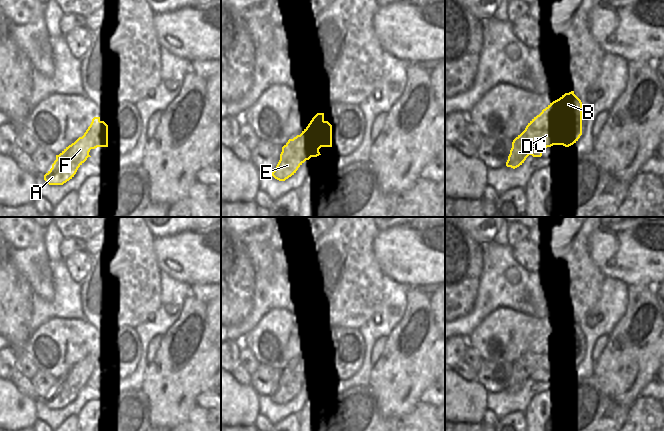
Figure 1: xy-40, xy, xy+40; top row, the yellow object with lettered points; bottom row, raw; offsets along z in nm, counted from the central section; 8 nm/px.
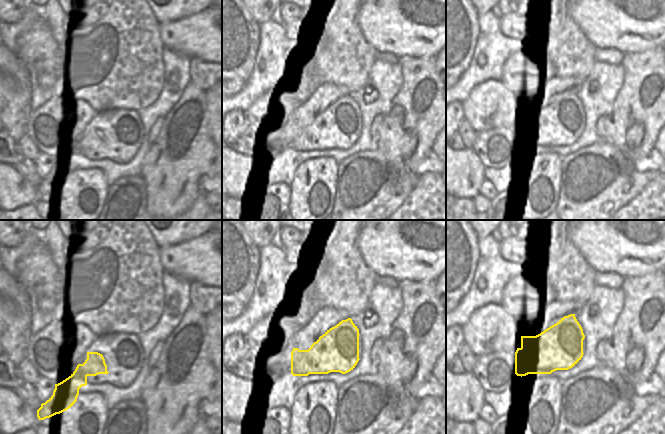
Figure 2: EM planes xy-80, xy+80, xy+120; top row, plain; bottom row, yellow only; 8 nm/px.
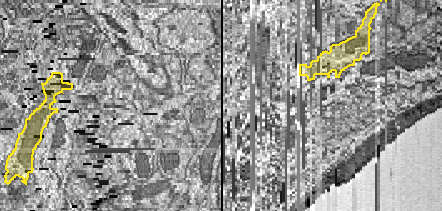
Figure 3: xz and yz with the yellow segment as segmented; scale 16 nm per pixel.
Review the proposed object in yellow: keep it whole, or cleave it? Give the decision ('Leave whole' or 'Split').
Split

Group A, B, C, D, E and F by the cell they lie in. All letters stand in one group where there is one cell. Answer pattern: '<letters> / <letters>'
A C E F / B D

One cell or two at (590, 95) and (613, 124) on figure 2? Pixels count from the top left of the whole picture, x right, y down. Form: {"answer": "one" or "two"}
{"answer": "two"}

